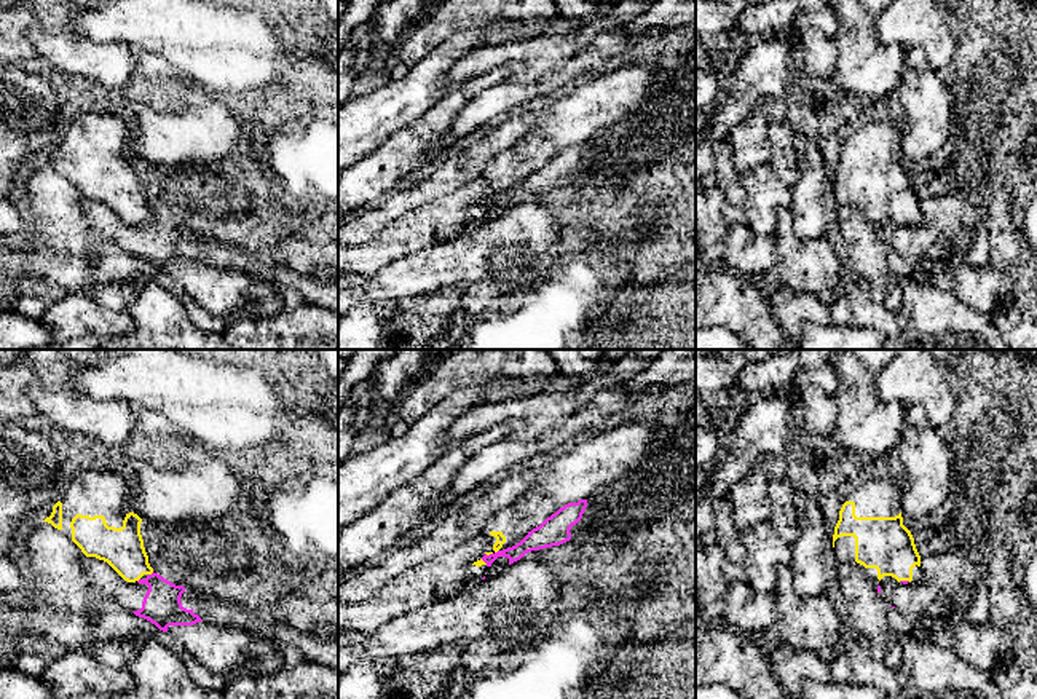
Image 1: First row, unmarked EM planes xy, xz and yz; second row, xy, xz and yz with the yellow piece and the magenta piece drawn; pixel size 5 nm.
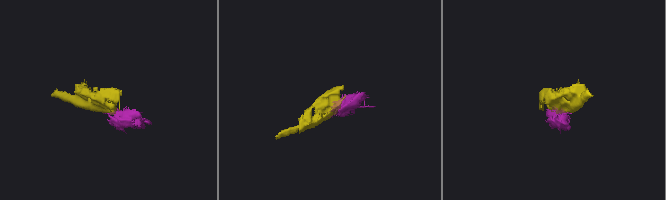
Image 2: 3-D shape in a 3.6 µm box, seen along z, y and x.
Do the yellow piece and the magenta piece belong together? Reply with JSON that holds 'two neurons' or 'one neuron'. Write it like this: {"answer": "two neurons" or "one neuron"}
{"answer": "two neurons"}

